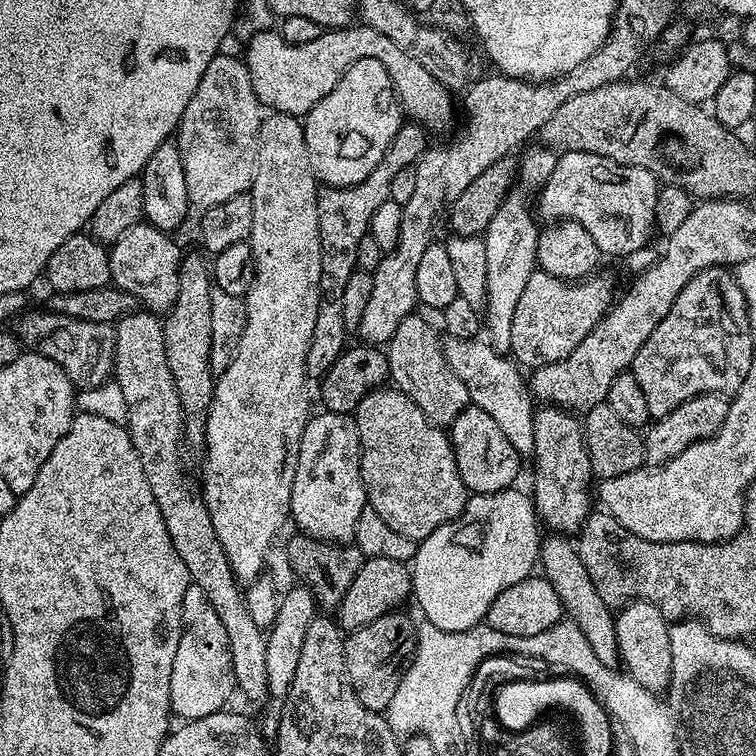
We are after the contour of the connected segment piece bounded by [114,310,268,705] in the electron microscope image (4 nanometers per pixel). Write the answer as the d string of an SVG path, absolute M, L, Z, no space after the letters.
M137 310L134 314L130 314L126 318L116 321L116 363L114 365L114 379L118 386L122 386L122 395L126 397L126 410L128 411L127 430L130 438L134 442L134 450L138 450L138 458L142 458L142 470L146 470L146 482L150 482L150 486L154 490L154 502L158 502L158 510L162 510L162 522L166 522L166 530L170 534L170 542L174 542L174 550L178 550L178 558L182 558L182 562L186 565L188 571L188 579L191 583L198 586L198 590L202 590L206 594L206 598L210 598L210 606L214 606L218 618L222 621L222 627L226 629L226 638L230 642L230 658L232 659L232 669L234 670L234 678L236 679L236 688L249 700L252 704L263 705L268 699L268 687L266 686L266 632L260 628L257 622L254 622L250 616L250 610L245 604L245 593L242 591L241 585L236 583L236 577L230 570L230 564L226 558L226 550L222 550L222 542L218 542L218 534L214 530L214 522L210 522L210 514L204 505L204 497L194 485L188 481L188 476L184 473L184 464L180 461L180 444L184 440L184 415L182 414L182 406L178 398L178 390L174 386L174 378L170 374L170 362L166 362L166 342L164 341L163 323L153 313L147 310Z

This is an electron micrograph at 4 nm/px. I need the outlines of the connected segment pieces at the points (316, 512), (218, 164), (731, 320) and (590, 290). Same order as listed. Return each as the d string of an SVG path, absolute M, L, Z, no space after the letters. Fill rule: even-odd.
M320 410L309 415L302 430L302 442L298 446L298 462L294 470L292 483L292 507L290 516L296 520L296 528L316 540L328 541L331 544L351 545L355 541L354 526L358 526L358 517L368 507L368 495L360 473L360 439L355 415L346 412Z
M239 55L215 56L206 66L206 74L202 74L202 82L198 82L198 90L194 90L194 98L186 106L186 114L182 114L180 126L174 133L174 139L182 154L182 170L186 172L186 194L189 205L203 210L210 206L218 206L218 202L226 202L234 198L234 194L248 192L254 178L256 165L256 139L260 133L262 105L254 94L254 86L250 82L248 68Z
M727 267L707 268L690 278L686 286L682 286L678 298L674 298L674 306L670 306L670 314L666 314L666 318L662 318L662 322L654 326L654 334L650 334L642 350L638 350L630 371L634 378L638 378L638 386L642 386L646 393L646 407L650 414L653 418L659 418L670 414L670 410L678 410L682 402L695 396L705 396L711 392L736 393L754 359L752 344L754 337L750 334L748 303L742 286Z
M539 270L530 274L530 282L526 282L522 298L518 298L518 306L514 309L514 326L510 329L510 356L517 365L535 370L550 362L565 360L582 338L598 326L614 303L612 280L600 275L593 274L577 282Z

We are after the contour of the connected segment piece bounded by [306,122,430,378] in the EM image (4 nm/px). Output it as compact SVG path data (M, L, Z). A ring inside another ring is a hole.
M415 122L401 123L394 142L382 154L382 162L362 178L354 186L345 188L325 187L316 197L318 202L318 230L322 238L322 282L320 283L320 305L318 318L314 321L314 334L310 342L310 350L306 354L306 370L309 377L319 378L327 374L330 366L346 347L344 339L350 336L350 329L342 318L342 290L346 290L346 278L357 271L358 242L369 235L374 210L382 206L382 202L390 200L390 186L395 176L403 168L411 168L420 159L424 149L429 147L430 136L425 129Z

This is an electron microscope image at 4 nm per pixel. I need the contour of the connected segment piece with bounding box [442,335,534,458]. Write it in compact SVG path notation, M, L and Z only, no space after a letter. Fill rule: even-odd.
M445 335L442 347L450 370L462 378L469 401L494 418L495 424L500 427L502 434L506 434L510 446L514 446L521 458L531 457L534 450L534 398L525 377L524 380L520 377L521 369L505 353L497 352L484 338Z

